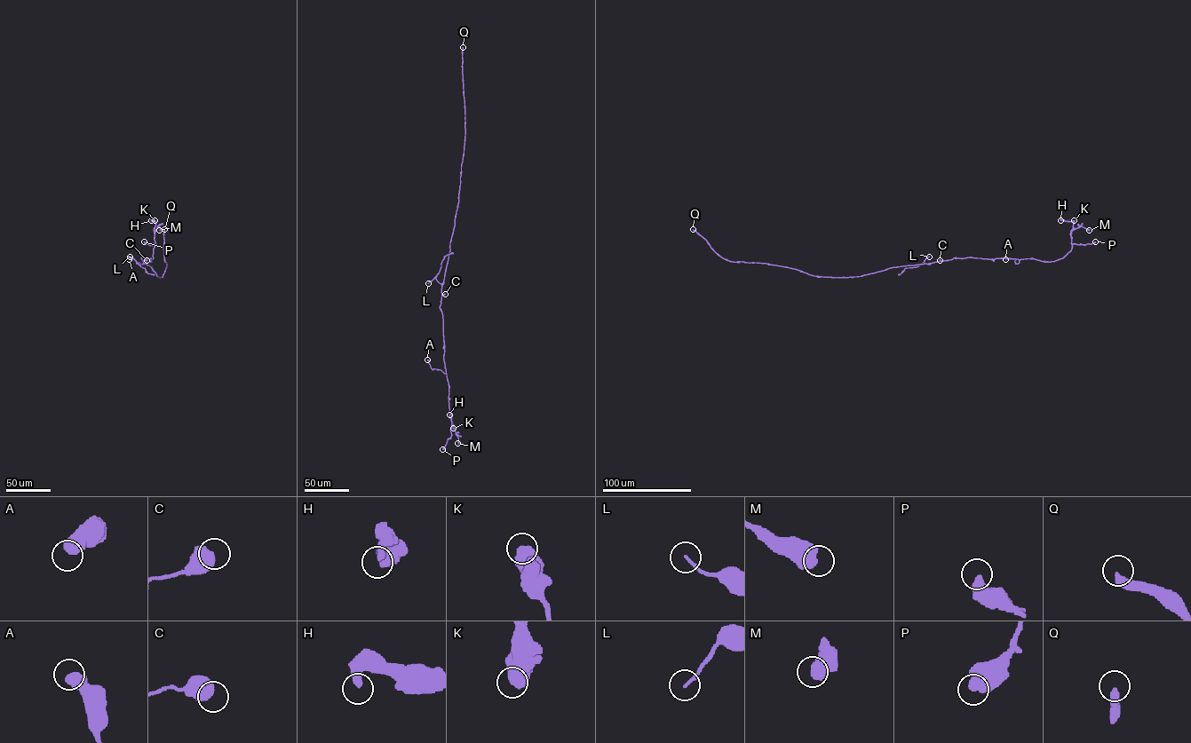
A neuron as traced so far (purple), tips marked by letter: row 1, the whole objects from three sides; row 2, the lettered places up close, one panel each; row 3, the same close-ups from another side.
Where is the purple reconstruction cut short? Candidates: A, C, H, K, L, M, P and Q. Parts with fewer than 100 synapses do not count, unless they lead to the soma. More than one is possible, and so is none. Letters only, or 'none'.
Q

